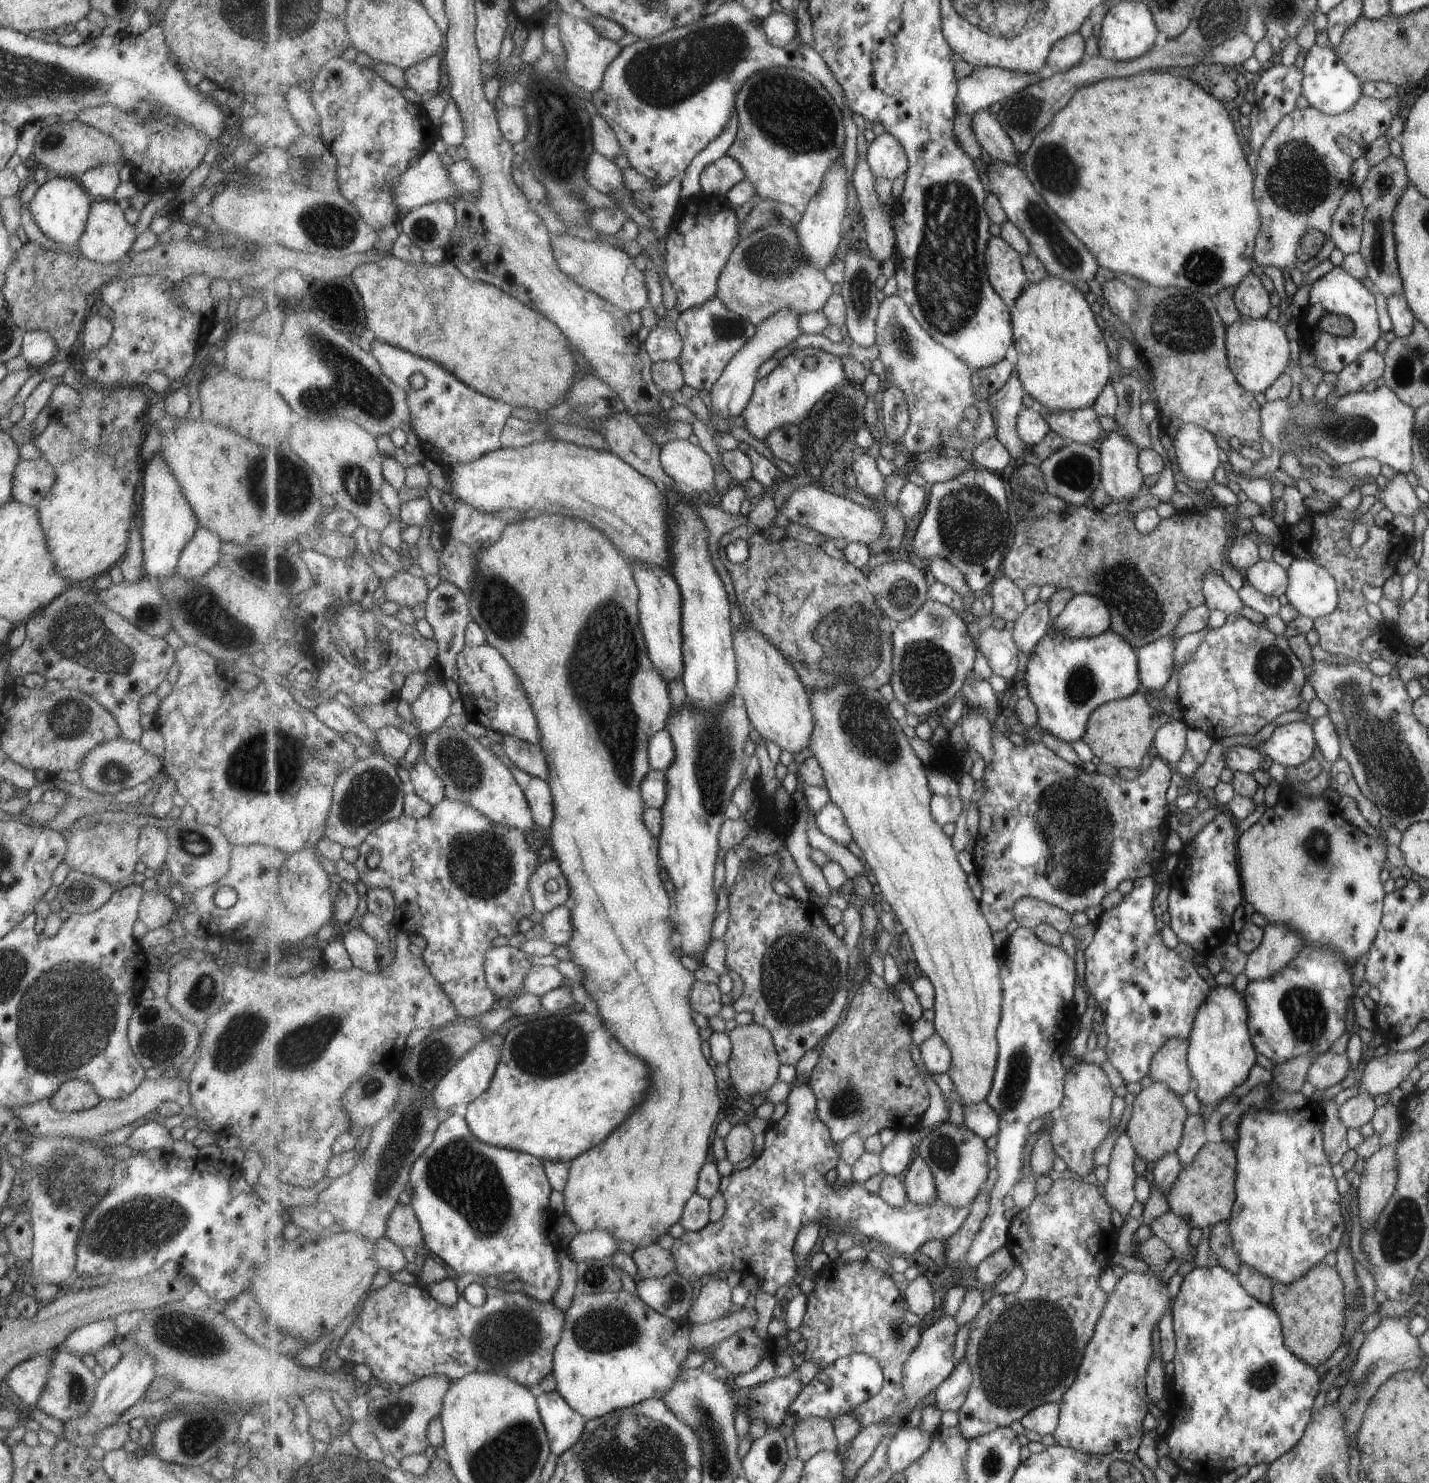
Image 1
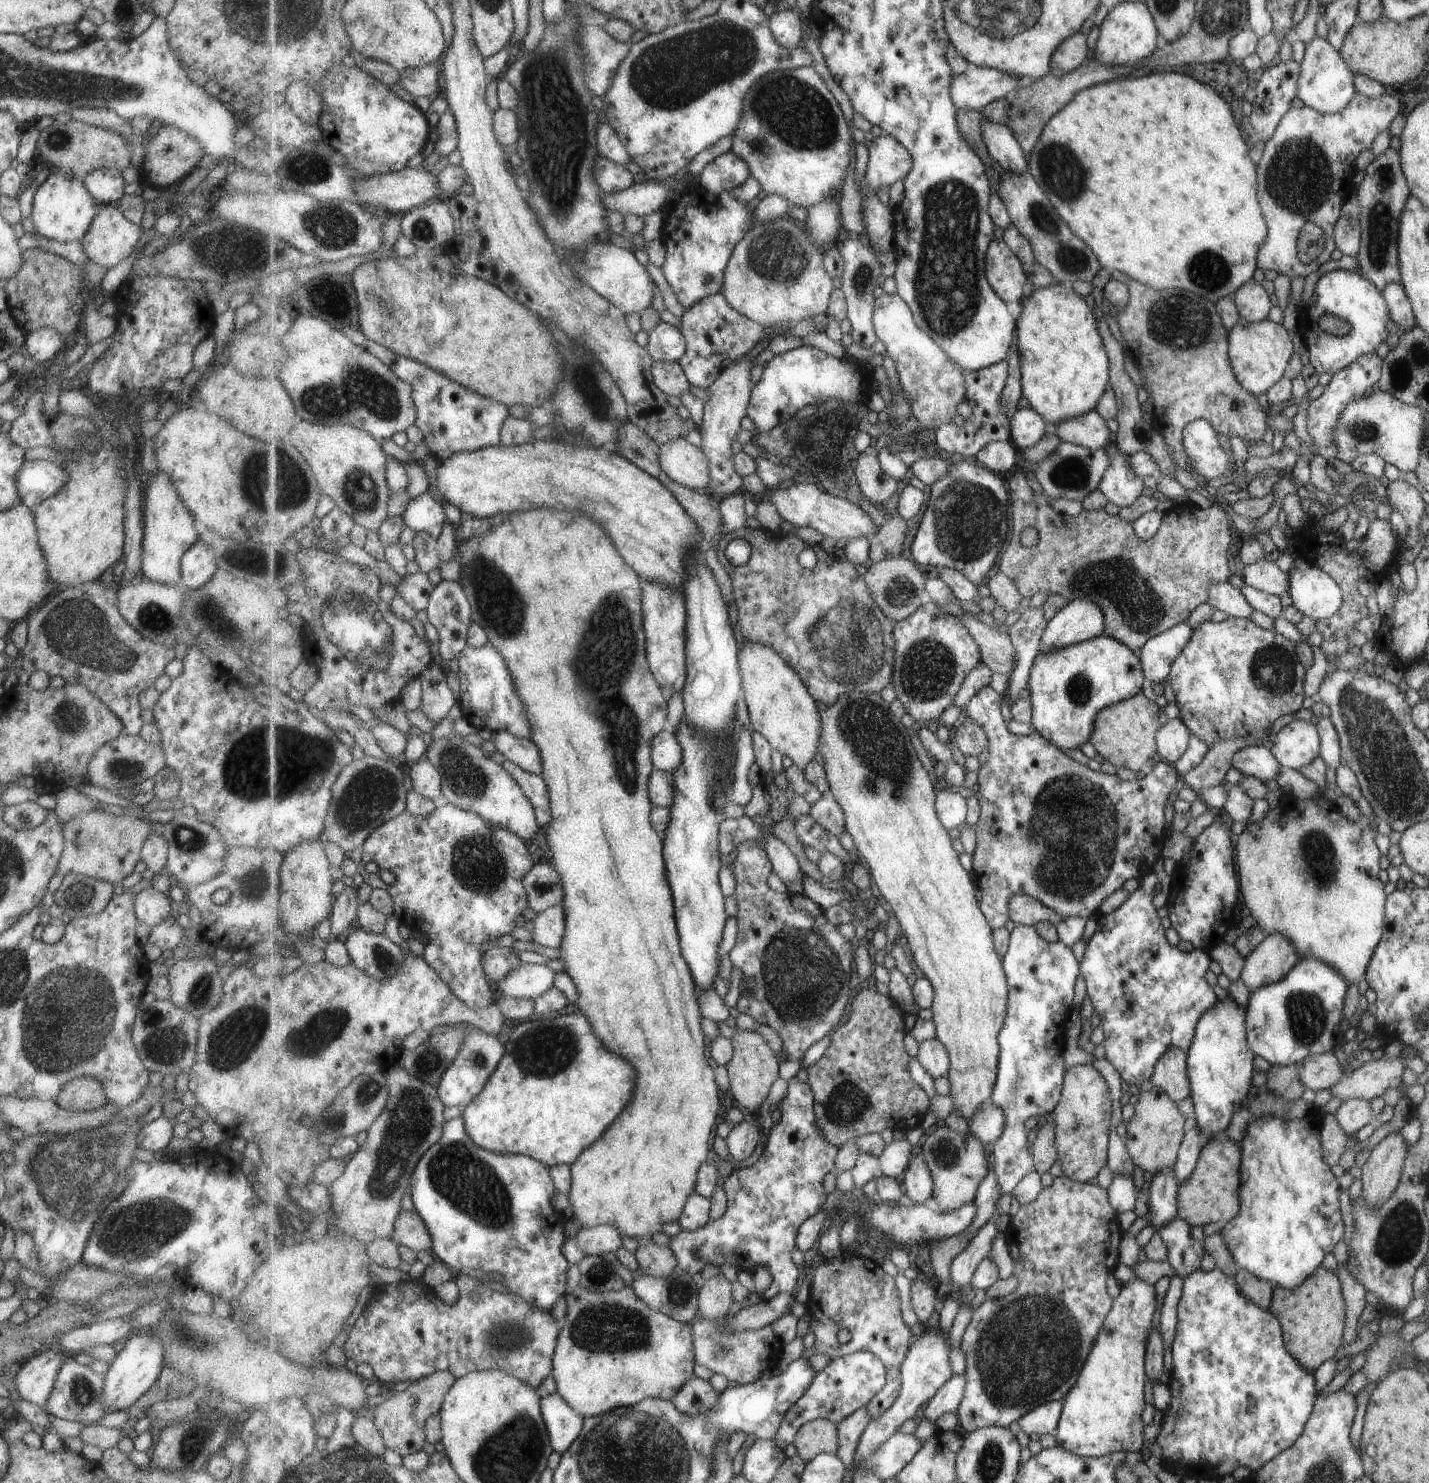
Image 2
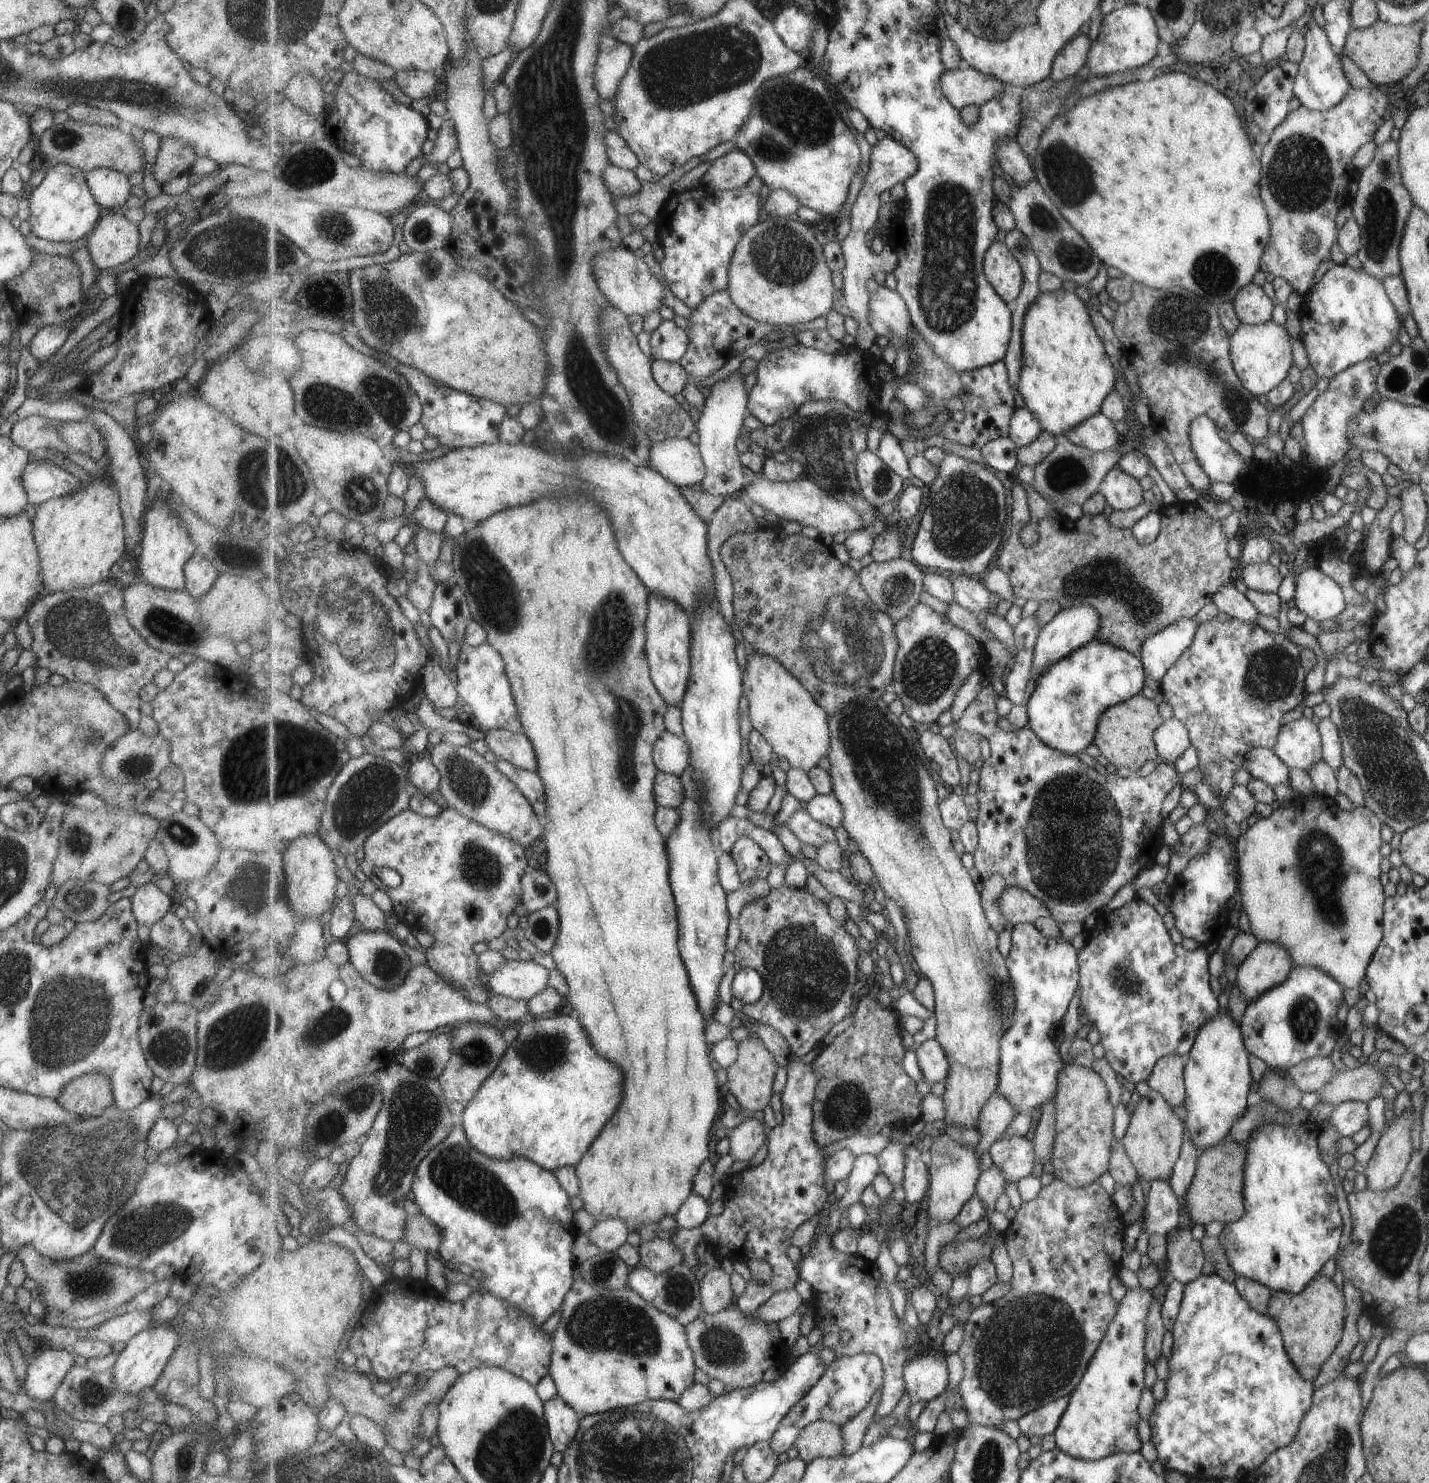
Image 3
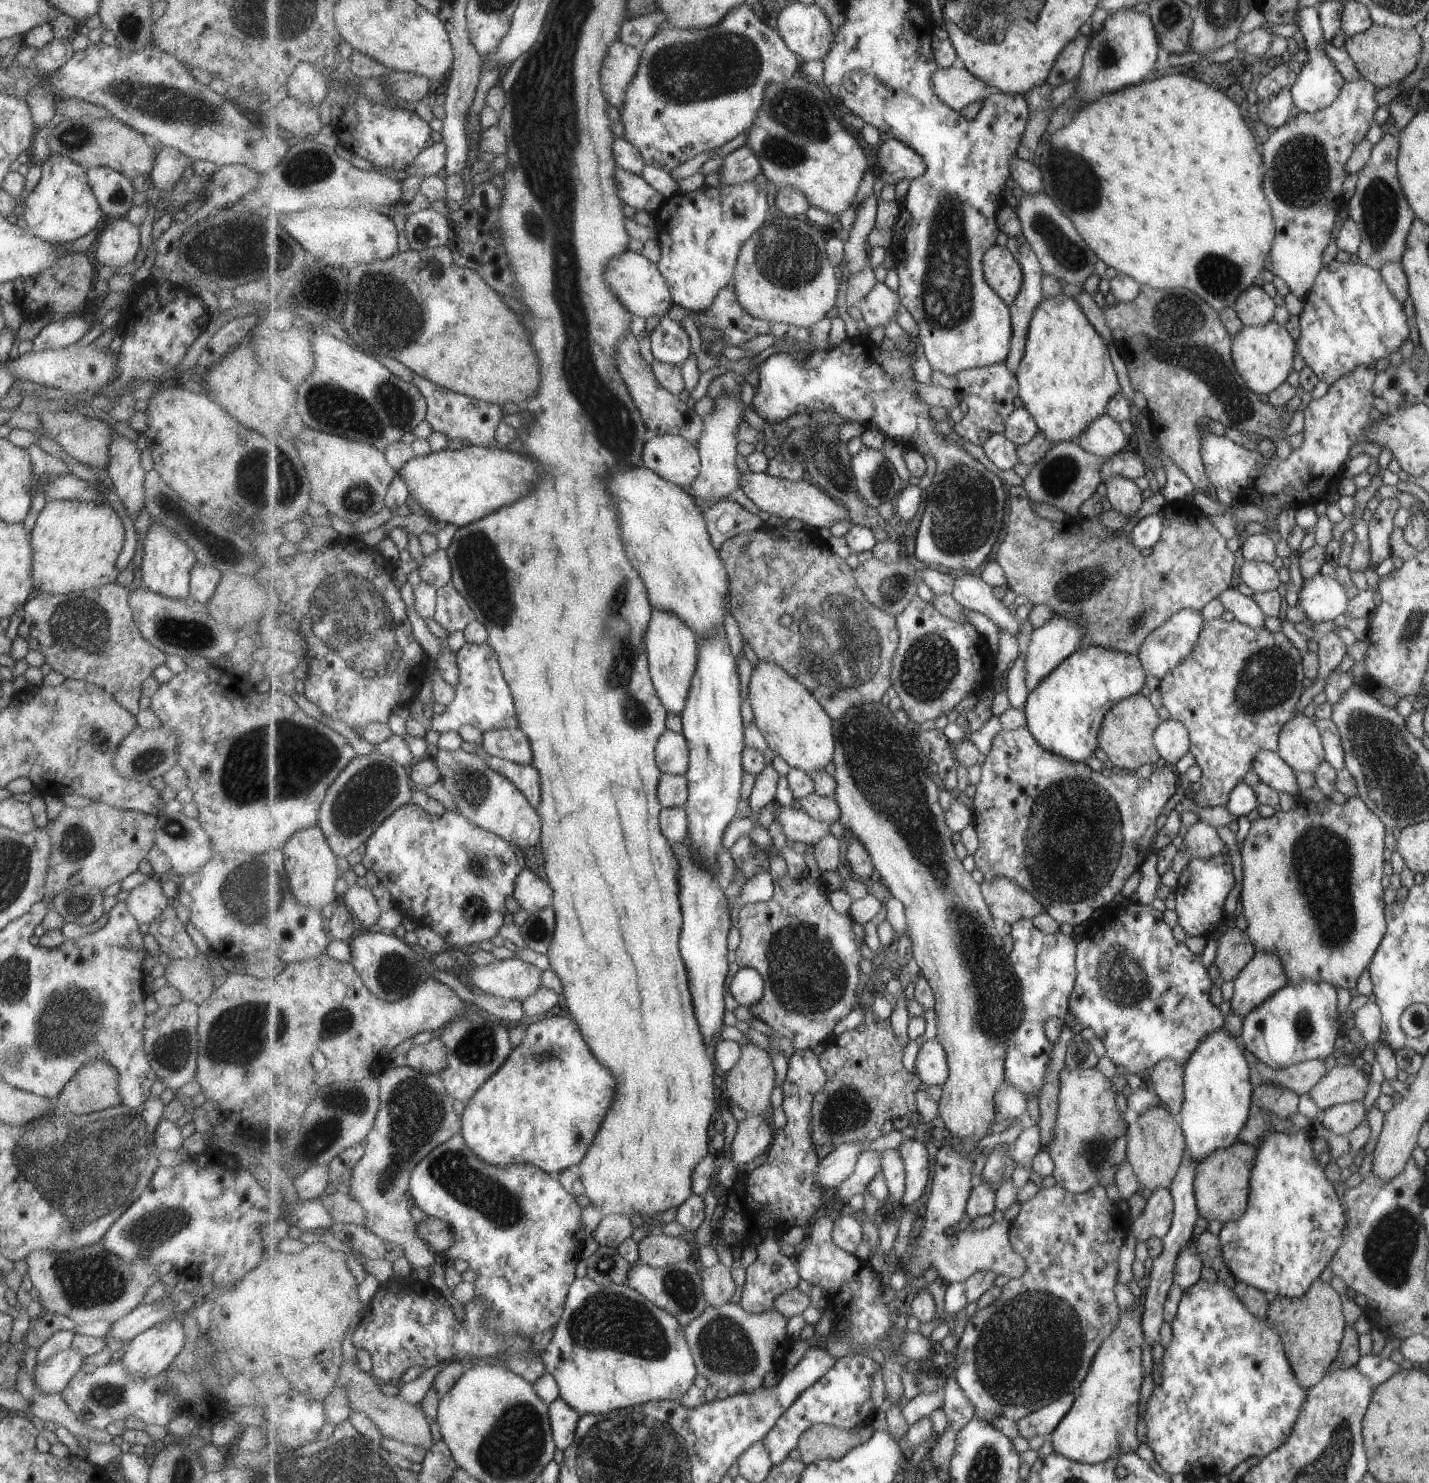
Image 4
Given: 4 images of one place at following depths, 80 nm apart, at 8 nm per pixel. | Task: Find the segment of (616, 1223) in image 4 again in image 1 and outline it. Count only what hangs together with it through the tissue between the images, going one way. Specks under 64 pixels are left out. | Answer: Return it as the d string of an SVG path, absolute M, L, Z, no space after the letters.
M603 1229L578 1233L569 1243L569 1256L573 1261L611 1258L617 1251L619 1241Z

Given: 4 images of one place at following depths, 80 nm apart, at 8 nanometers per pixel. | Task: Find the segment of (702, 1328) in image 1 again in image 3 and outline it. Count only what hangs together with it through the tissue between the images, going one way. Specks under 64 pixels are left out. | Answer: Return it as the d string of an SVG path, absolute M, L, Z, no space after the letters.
M795 1289L779 1291L770 1300L762 1304L751 1316L764 1323L778 1323L793 1313L803 1304L801 1294Z

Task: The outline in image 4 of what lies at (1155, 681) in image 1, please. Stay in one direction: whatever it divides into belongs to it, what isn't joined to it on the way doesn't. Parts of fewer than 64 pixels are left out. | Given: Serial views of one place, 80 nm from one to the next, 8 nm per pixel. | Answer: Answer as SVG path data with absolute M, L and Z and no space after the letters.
M1181 609L1177 613L1172 614L1161 626L1158 626L1153 633L1149 634L1142 641L1136 657L1142 662L1143 670L1149 676L1155 676L1160 679L1165 673L1169 673L1175 665L1179 664L1183 658L1187 657L1191 649L1194 648L1198 634L1202 630L1204 624L1201 614L1191 609Z

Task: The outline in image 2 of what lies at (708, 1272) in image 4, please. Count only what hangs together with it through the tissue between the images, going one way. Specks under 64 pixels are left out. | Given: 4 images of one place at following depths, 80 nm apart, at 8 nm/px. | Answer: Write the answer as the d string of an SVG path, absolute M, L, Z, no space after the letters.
M721 1272L704 1281L699 1298L700 1305L695 1320L699 1317L710 1321L725 1319L731 1304L736 1301L732 1283Z

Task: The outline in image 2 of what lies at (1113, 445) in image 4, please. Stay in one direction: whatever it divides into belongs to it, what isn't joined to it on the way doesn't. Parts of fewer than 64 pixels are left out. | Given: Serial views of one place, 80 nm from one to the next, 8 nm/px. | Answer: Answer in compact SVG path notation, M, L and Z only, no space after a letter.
M1095 409L1078 414L1066 421L1060 422L1051 429L1059 435L1063 441L1087 447L1090 449L1103 448L1112 439L1112 434L1107 430L1106 423L1097 414Z

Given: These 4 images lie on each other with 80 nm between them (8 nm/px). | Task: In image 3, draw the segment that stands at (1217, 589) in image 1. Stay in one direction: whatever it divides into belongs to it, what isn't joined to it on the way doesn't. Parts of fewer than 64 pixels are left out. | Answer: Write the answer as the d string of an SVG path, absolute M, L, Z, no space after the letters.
M1232 583L1222 586L1212 598L1212 603L1218 607L1219 612L1227 614L1230 618L1239 619L1241 622L1255 622L1258 612L1249 602L1249 599L1238 592Z

